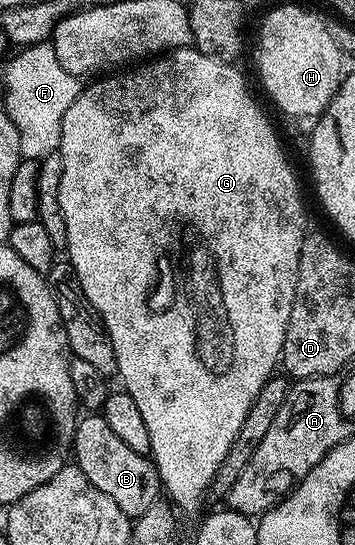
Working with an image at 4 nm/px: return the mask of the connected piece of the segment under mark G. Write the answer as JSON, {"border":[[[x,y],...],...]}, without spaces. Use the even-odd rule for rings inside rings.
{"border":[[[189,46],[157,55],[119,74],[101,75],[89,83],[92,84],[89,88],[88,85],[81,87],[78,98],[70,102],[70,110],[66,110],[66,118],[62,118],[62,138],[58,149],[62,158],[62,182],[58,186],[55,204],[62,210],[66,222],[67,263],[114,346],[114,358],[118,358],[116,376],[124,383],[121,384],[123,391],[134,398],[146,422],[152,451],[150,459],[160,476],[163,495],[181,513],[199,510],[204,492],[206,496],[211,489],[212,479],[226,454],[230,454],[230,446],[234,446],[234,438],[238,438],[238,430],[242,430],[250,406],[254,406],[254,398],[258,398],[262,386],[266,386],[281,363],[286,326],[290,322],[290,310],[294,310],[294,294],[298,286],[298,258],[306,235],[304,200],[300,197],[296,172],[267,114],[256,105],[243,74],[236,66],[232,62],[215,60],[213,56]]]}

